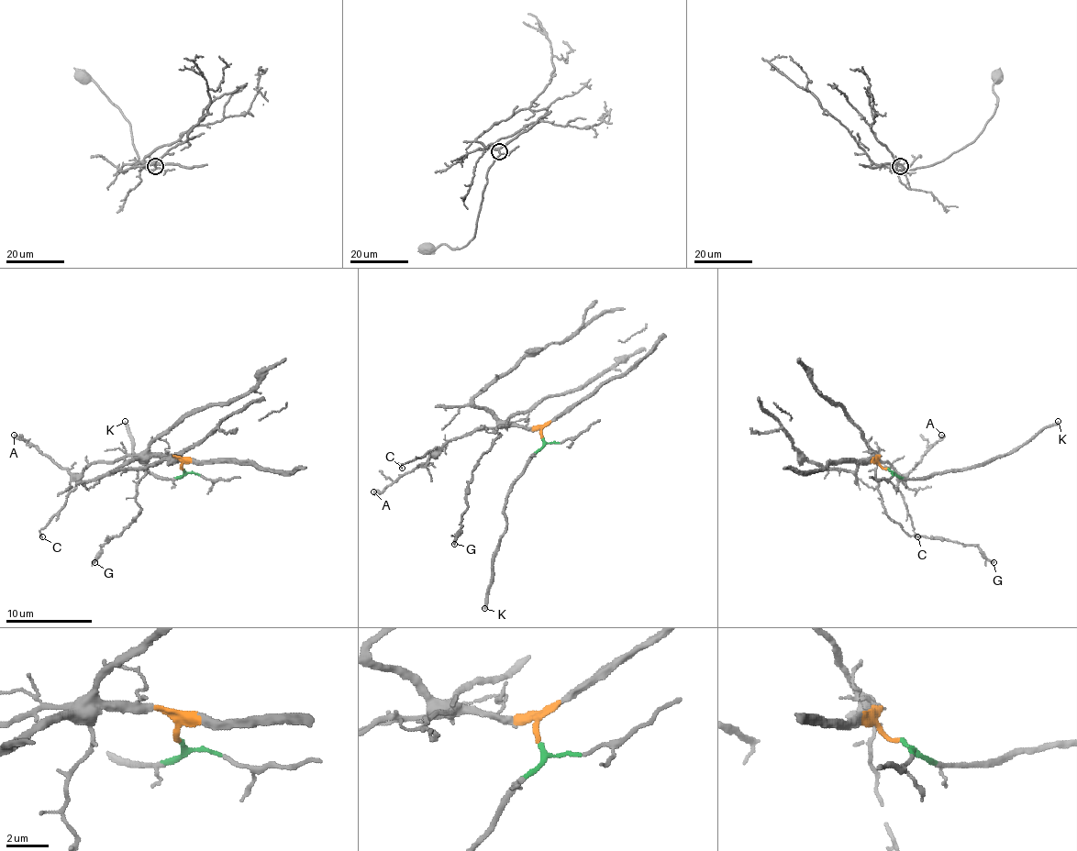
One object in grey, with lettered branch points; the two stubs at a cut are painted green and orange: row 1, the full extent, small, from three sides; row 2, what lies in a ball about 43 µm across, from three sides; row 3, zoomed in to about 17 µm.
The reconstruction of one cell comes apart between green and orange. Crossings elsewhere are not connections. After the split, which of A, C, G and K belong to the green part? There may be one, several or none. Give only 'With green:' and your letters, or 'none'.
With green: K

